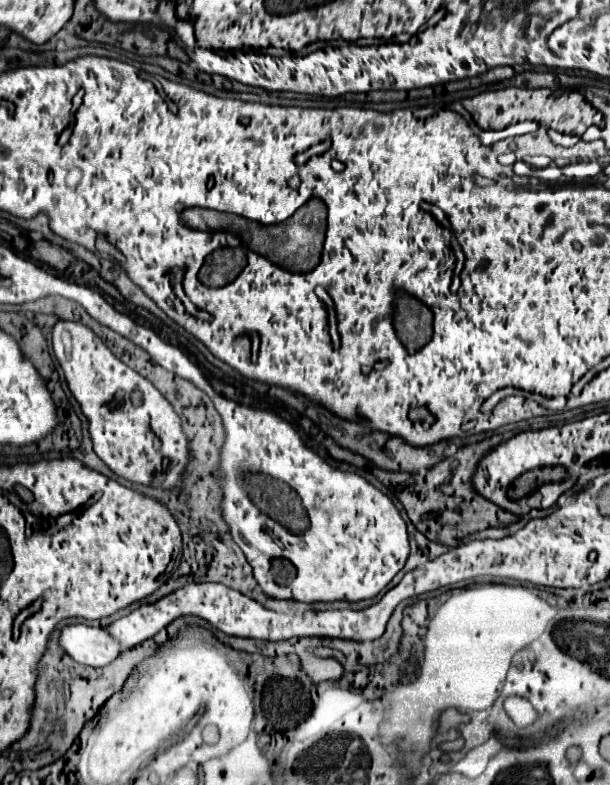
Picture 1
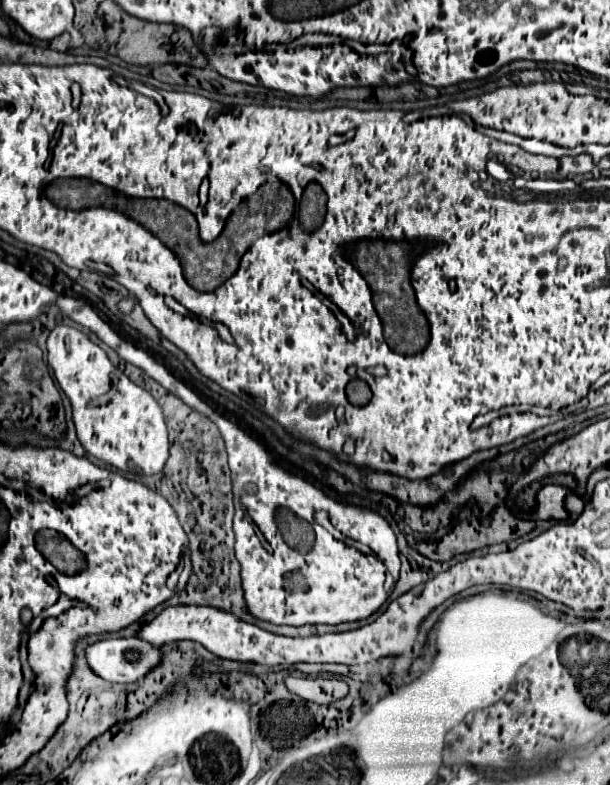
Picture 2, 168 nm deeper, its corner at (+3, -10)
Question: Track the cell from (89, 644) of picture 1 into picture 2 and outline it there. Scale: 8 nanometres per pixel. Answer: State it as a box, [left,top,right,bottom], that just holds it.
[87,638,163,682]

